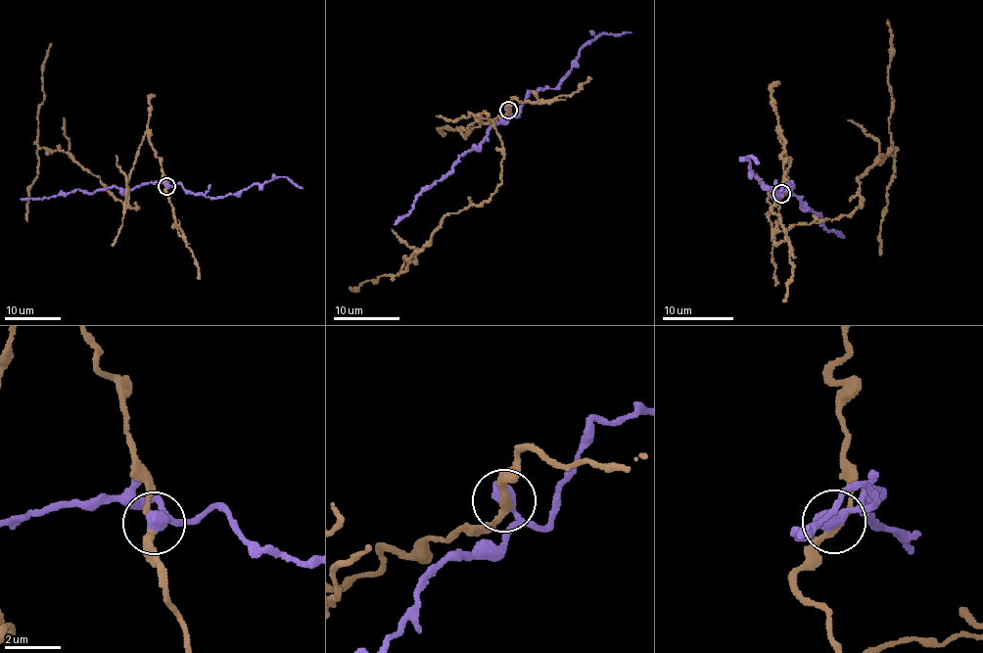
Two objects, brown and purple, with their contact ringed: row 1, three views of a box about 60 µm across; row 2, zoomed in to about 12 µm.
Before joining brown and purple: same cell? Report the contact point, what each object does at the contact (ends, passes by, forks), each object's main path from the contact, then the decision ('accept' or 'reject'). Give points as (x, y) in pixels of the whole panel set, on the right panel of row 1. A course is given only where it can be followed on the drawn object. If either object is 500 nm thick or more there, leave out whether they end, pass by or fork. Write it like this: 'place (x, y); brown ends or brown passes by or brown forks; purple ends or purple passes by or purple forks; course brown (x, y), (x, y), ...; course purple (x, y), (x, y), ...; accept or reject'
place (781, 194); course brown (780, 194), (779, 132), (789, 163), (780, 231), (851, 215), (860, 205), (859, 177), (895, 153), (887, 20); course purple (781, 194), (791, 186), (788, 188), (799, 197), (802, 206), (803, 203), (819, 214), (826, 229), (843, 236); reject

